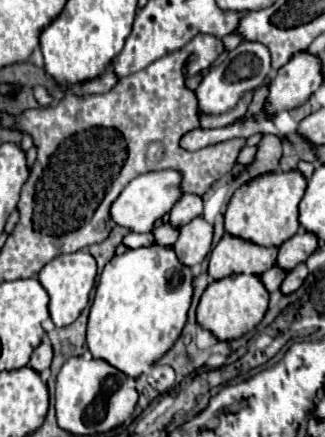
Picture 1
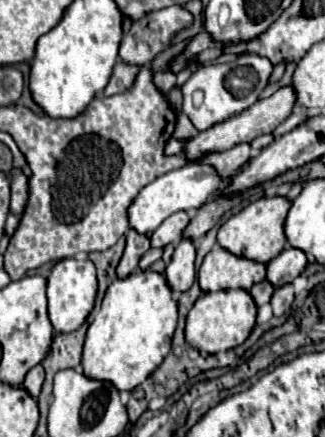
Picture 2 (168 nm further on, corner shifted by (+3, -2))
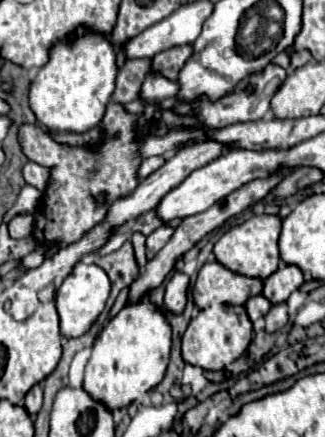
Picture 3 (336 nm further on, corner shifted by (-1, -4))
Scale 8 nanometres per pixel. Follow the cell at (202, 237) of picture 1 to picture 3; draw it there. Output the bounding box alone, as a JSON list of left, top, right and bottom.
[165,272,189,314]

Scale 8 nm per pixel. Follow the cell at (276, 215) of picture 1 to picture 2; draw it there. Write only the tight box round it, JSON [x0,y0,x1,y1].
[217,196,291,264]

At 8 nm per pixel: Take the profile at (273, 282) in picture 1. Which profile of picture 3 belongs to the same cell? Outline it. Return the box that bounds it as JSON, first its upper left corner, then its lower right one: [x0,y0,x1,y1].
[245,296,271,322]

